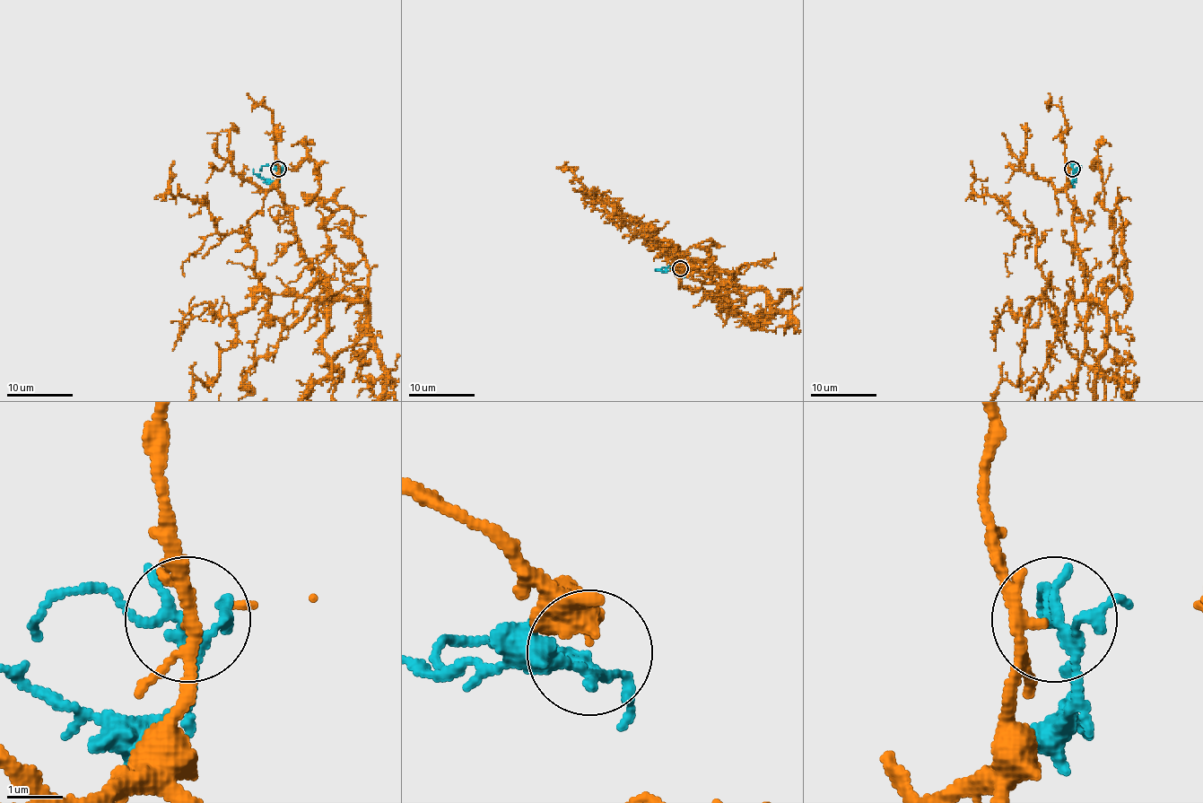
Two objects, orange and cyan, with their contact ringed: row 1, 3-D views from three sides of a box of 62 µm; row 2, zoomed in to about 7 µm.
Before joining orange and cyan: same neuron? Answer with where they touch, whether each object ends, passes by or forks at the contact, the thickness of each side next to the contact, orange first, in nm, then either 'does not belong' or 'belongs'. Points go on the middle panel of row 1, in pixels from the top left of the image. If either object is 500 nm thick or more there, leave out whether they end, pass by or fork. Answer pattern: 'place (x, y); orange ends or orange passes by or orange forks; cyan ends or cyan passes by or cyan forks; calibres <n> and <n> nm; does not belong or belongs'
place (680, 268); orange forks; cyan forks; calibres 160 and 160 nm; belongs

